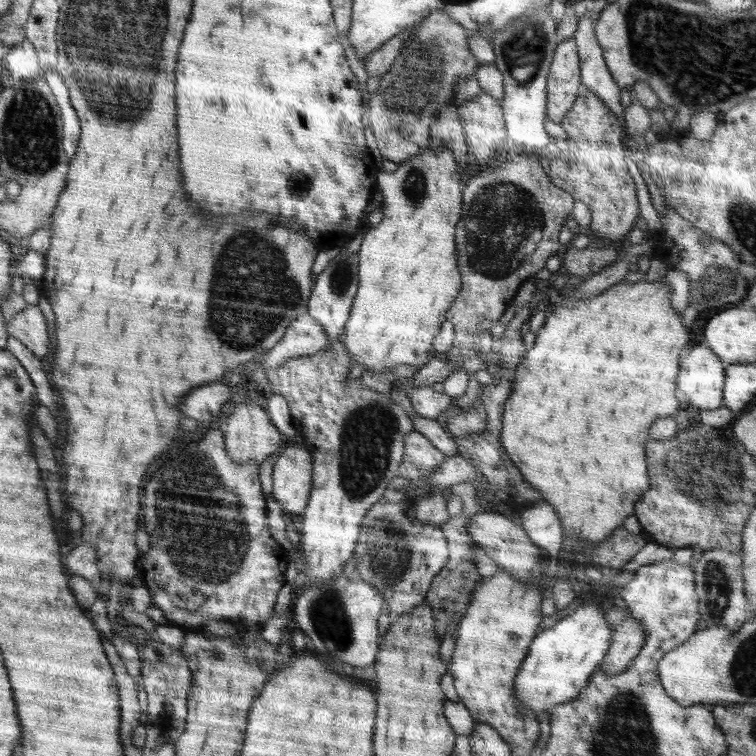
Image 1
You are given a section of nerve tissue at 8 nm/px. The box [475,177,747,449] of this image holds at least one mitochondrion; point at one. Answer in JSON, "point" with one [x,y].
{"point":[719,282]}

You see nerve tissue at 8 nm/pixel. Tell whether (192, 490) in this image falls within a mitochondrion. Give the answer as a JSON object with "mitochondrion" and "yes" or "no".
{"mitochondrion":"yes"}

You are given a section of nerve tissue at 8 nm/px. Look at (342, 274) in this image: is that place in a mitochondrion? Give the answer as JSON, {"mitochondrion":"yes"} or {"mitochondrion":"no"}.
{"mitochondrion":"yes"}

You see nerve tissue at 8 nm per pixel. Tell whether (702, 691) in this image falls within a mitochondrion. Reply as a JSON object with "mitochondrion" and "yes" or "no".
{"mitochondrion":"no"}

